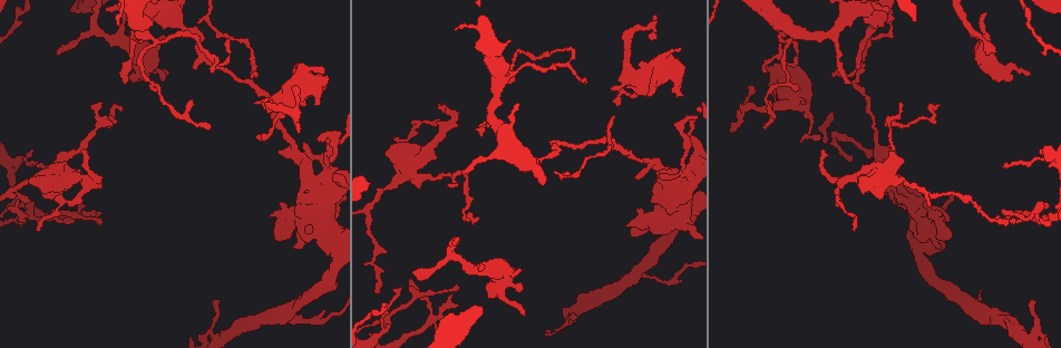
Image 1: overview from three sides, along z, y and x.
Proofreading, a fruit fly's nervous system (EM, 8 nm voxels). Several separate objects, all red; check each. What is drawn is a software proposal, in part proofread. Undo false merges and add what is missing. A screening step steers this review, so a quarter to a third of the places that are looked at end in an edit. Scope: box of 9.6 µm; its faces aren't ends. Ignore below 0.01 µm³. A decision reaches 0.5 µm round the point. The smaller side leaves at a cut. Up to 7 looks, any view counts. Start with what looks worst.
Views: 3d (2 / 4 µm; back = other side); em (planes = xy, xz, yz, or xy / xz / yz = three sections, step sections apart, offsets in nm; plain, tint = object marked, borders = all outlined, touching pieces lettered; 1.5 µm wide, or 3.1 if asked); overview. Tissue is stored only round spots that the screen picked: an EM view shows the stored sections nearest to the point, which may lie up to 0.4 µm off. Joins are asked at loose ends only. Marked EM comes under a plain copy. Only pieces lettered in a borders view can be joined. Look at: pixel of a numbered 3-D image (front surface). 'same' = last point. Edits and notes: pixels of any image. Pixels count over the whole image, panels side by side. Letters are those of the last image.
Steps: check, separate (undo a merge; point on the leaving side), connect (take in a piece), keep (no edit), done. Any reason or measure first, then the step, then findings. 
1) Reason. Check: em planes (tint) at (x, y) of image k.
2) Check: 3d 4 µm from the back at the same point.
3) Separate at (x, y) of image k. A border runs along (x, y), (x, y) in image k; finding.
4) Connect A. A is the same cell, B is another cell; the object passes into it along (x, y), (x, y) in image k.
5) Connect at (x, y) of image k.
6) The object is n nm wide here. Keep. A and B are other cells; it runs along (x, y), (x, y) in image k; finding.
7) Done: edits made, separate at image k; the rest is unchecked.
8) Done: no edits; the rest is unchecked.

Stops while still wide. Check: 3d 4 µm at (1010, 79) of image 1.

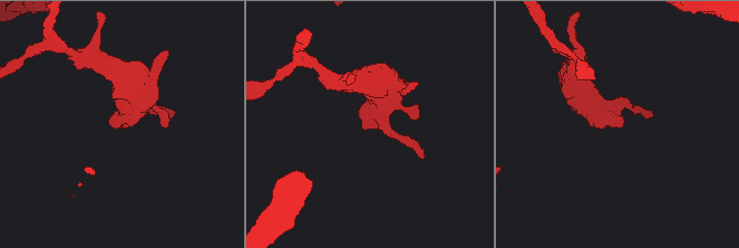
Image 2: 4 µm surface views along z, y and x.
Need the tissue. Check: em planes (borders) at (115, 124) of image 2.

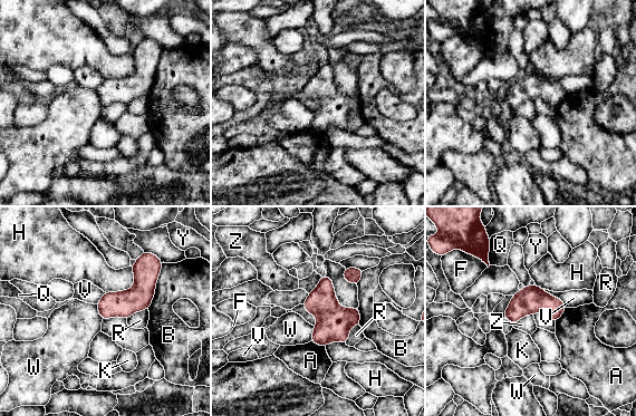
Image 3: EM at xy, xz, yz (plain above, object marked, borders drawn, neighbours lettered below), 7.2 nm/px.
Keep. A, B, F, H, K, Q, R, V, W, Y and Z are other cells; a border runs along (532, 315), (521, 317), (513, 325) in image 3; none of them fits.

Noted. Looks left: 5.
Three arms meet. Check: em planes (borders) at (185, 28) of image 1.

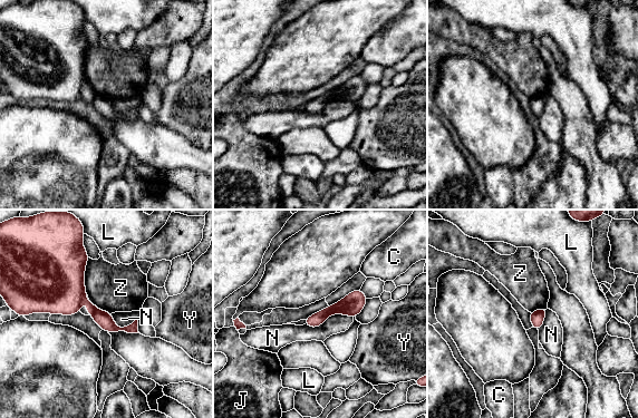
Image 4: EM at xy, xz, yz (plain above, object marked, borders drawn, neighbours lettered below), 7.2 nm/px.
The object is 100 nm wide here. Separate at (65, 294) of image 4. C, J, L, N, Y and Z are other cells; a border runs along (97, 309), (92, 313) in image 4; two neurons meet here.

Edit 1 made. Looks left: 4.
See it whole again. Check: overview.

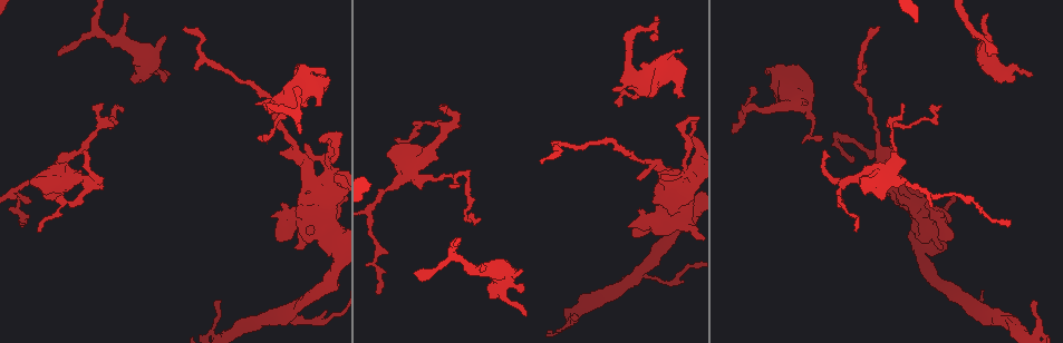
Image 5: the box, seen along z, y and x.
Free end. Check: 3d 4 µm at (418, 271) of image 5.

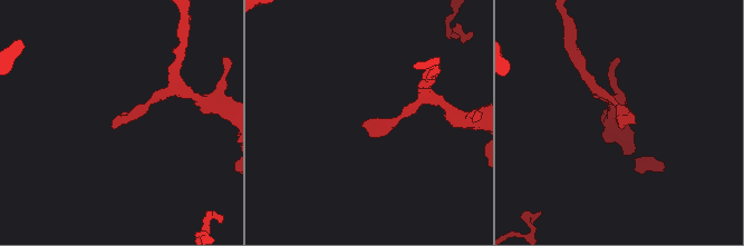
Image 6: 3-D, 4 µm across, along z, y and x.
Shape alone is not enough. Check: em planes (borders) at (112, 124) of image 6.

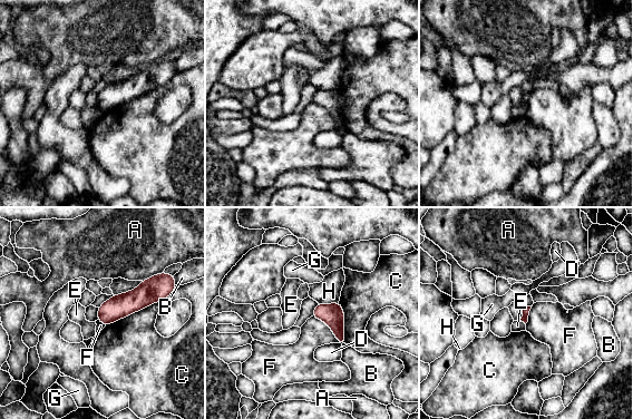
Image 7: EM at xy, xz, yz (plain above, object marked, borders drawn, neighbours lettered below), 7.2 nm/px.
The longest contact is with C, 550 nm. Keep. A, B, C, D, E, F, G and H are other cells; none of them fits.

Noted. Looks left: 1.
Done: edits made, separate at image 4; the rest is unchecked.

